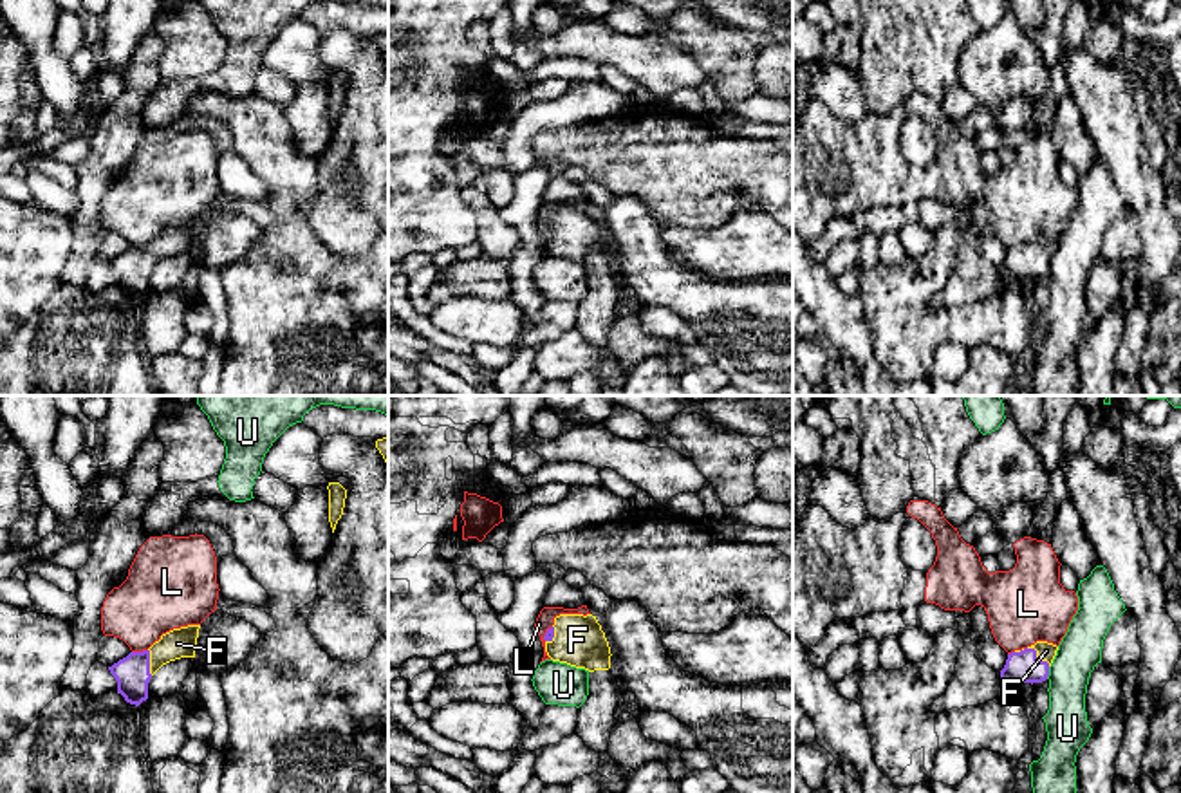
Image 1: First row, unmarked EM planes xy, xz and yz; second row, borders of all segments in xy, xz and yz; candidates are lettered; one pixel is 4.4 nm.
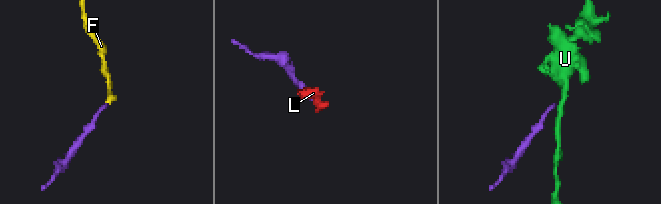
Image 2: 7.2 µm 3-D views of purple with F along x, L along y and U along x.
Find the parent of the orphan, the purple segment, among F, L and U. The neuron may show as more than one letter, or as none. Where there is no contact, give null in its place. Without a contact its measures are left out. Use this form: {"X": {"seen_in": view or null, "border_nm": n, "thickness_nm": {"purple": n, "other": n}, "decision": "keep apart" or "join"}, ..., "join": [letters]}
{"F": {"seen_in": "yz", "border_nm": 130, "thickness_nm": {"purple": 140, "other": 80}, "decision": "join"}, "L": {"seen_in": "xy", "border_nm": 70, "thickness_nm": {"purple": 160, "other": 320}, "decision": "keep apart"}, "U": {"seen_in": "yz", "border_nm": 60, "thickness_nm": {"purple": 140, "other": 190}, "decision": "keep apart"}, "join": ["F"]}

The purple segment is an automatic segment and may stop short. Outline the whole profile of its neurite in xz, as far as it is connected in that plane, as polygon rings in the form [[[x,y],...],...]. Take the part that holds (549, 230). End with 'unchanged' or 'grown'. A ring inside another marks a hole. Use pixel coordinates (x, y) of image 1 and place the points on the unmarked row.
[[[560,210],[547,224],[545,247],[553,257],[567,258],[576,264],[609,266],[610,242],[592,210]]]; grown

